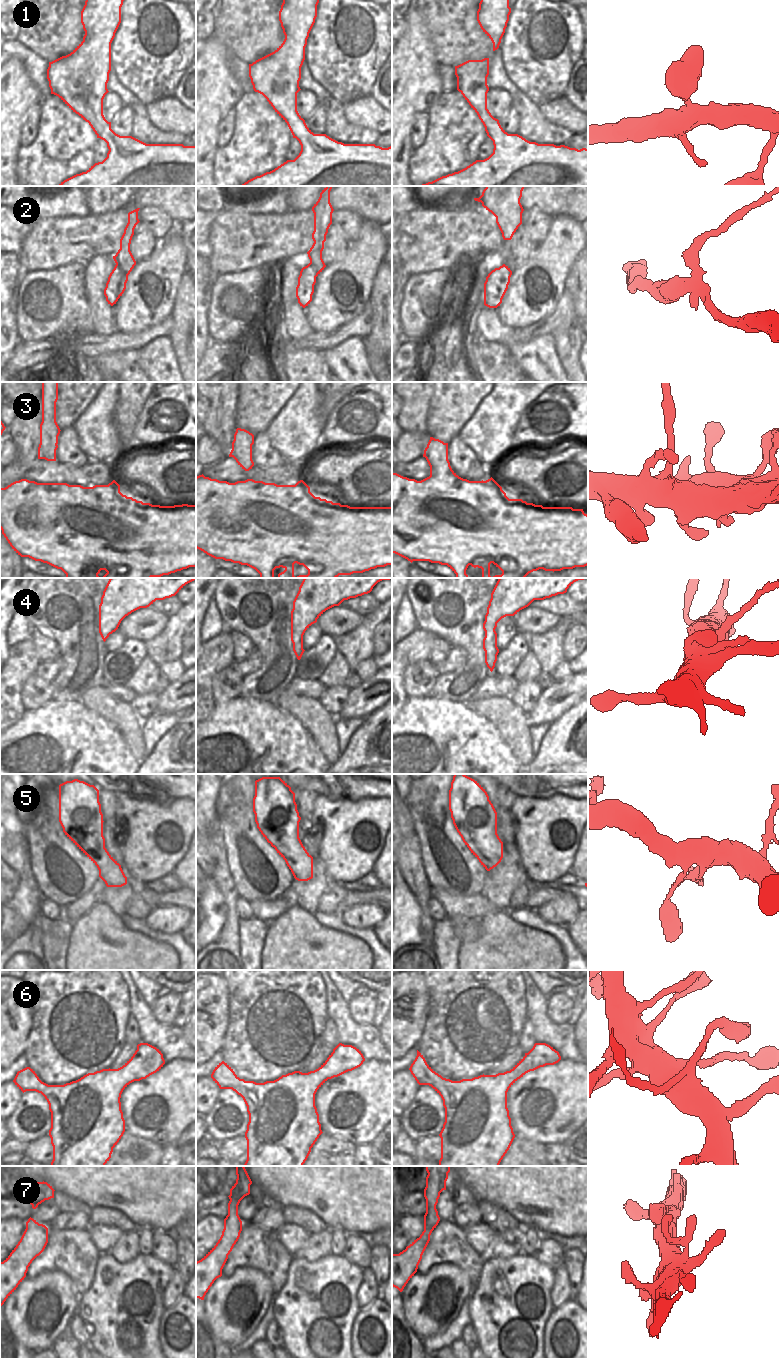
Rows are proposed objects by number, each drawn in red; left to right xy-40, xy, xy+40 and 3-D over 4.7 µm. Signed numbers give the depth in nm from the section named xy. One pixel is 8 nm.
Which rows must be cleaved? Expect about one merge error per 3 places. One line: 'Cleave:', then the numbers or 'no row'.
Cleave: 2, 3, 6

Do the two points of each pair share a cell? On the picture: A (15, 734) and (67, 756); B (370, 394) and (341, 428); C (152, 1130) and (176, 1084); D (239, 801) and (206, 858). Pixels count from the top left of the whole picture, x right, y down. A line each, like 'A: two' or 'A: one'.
A: one
B: one
C: one
D: two

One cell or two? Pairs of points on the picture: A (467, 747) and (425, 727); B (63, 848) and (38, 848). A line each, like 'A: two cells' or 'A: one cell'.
A: one cell
B: one cell

